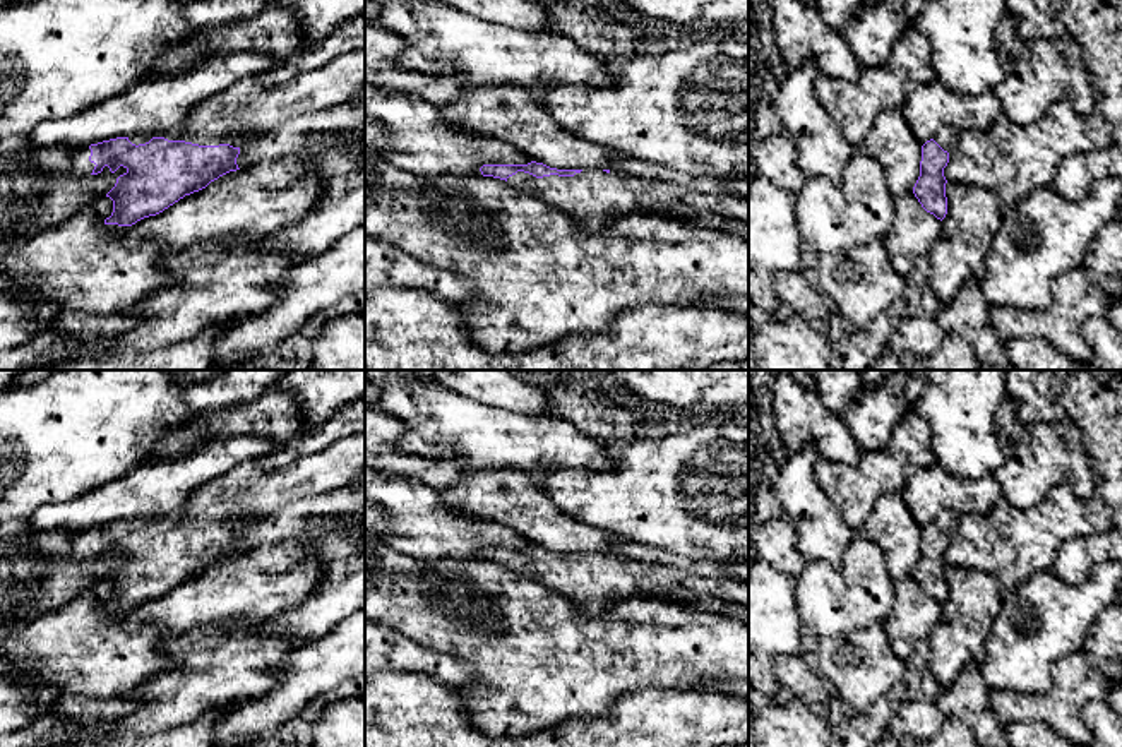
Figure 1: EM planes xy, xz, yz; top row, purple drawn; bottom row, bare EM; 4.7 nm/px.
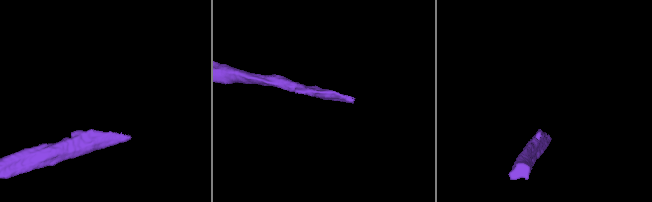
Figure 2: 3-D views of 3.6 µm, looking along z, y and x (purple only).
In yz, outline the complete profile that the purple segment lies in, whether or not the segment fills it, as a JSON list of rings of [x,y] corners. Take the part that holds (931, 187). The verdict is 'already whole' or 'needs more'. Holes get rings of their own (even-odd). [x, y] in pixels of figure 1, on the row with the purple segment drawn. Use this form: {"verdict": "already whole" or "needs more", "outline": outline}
{"verdict": "needs more", "outline": [[[942,127],[922,146],[920,176],[913,187],[913,194],[922,207],[940,221],[947,214],[947,180],[944,168],[949,163],[949,154],[956,146],[958,134],[956,128]]]}

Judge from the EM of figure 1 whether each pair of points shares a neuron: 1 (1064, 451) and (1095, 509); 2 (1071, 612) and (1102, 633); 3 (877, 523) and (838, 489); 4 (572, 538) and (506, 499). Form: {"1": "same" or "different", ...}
{"1": "different", "2": "different", "3": "different", "4": "same"}

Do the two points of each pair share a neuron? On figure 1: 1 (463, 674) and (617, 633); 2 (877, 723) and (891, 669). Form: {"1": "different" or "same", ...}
{"1": "different", "2": "different"}

